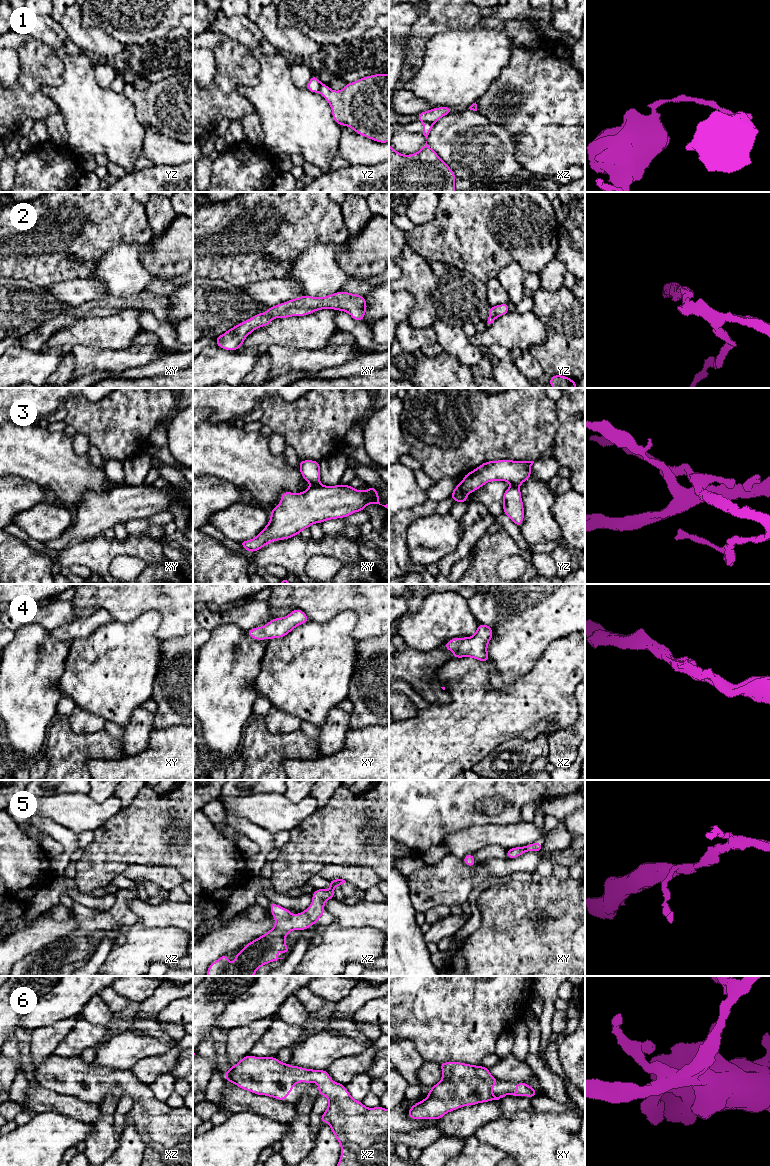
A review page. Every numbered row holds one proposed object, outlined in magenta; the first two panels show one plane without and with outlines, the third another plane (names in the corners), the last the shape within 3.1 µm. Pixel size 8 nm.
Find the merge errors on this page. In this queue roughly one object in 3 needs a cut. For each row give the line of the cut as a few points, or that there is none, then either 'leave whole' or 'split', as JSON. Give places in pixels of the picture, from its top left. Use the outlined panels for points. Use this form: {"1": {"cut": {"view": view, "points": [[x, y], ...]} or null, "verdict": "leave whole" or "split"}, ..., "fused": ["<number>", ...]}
{"1": {"cut": {"view": "xz", "points": [[423, 122], [432, 124]]}, "verdict": "split"}, "2": {"cut": null, "verdict": "leave whole"}, "3": {"cut": {"view": "xy", "points": [[319, 483], [311, 486]]}, "verdict": "split"}, "4": {"cut": null, "verdict": "leave whole"}, "5": {"cut": null, "verdict": "leave whole"}, "6": {"cut": null, "verdict": "leave whole"}, "fused": ["1", "3"]}

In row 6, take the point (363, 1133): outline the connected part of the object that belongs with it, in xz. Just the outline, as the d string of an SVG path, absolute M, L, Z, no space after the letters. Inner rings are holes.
M246 1055L225 1072L225 1079L279 1101L284 1101L297 1083L318 1083L319 1096L326 1096L329 1102L320 1123L329 1124L343 1152L337 1166L389 1166L389 1110L365 1107L351 1097L345 1085L332 1081L326 1070L291 1066L276 1057Z

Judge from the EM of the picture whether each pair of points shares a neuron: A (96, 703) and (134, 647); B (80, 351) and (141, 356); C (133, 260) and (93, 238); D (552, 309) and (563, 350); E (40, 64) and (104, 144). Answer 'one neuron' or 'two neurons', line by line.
A: one neuron
B: one neuron
C: two neurons
D: one neuron
E: two neurons

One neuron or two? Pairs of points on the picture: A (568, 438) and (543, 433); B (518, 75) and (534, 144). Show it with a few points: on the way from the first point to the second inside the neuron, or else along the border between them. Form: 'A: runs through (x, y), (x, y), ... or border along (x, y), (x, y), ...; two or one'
A: border along (558, 413), (559, 427), (550, 446); two
B: runs through (526, 92), (526, 115), (534, 123), (534, 127); one

